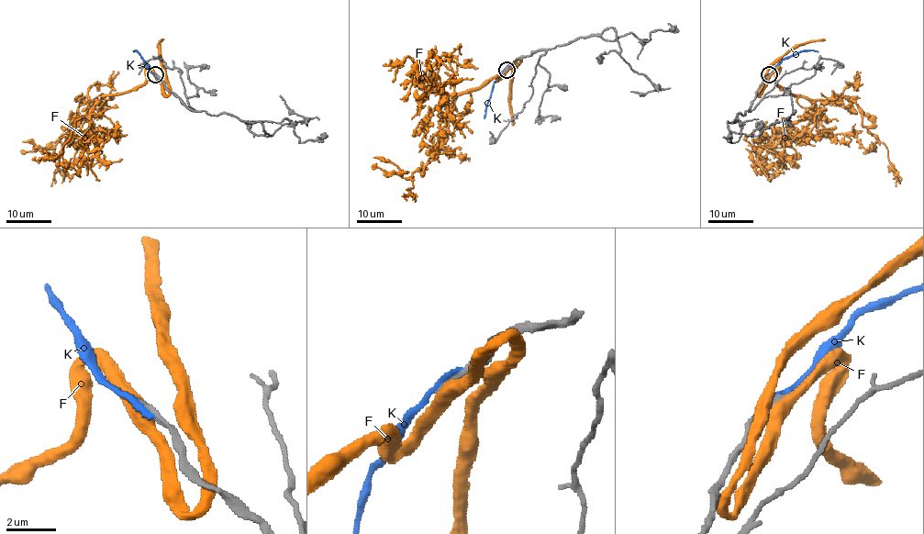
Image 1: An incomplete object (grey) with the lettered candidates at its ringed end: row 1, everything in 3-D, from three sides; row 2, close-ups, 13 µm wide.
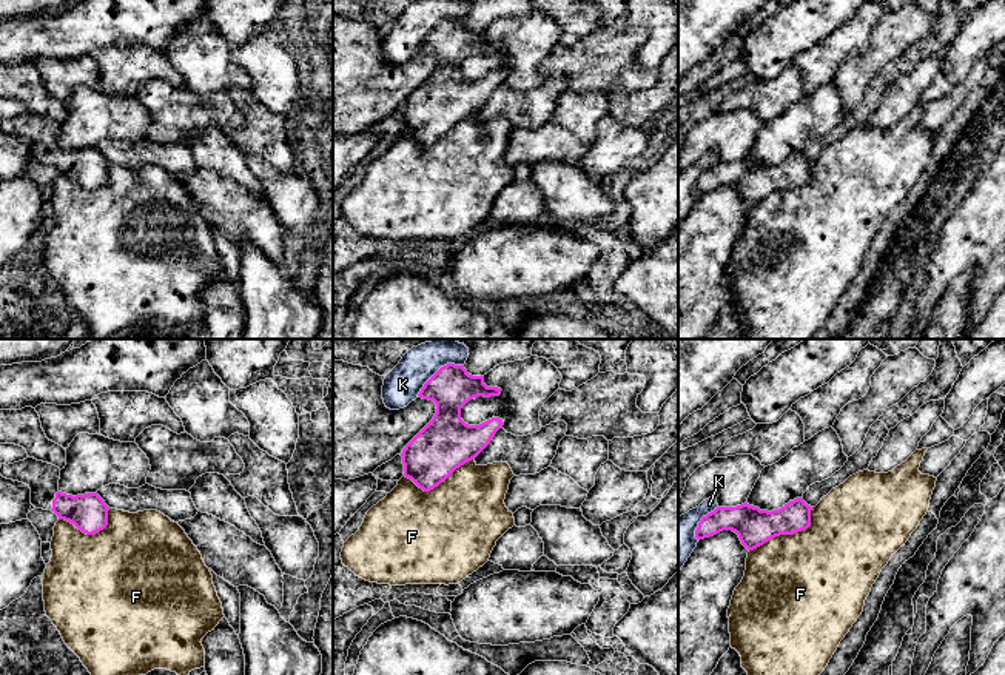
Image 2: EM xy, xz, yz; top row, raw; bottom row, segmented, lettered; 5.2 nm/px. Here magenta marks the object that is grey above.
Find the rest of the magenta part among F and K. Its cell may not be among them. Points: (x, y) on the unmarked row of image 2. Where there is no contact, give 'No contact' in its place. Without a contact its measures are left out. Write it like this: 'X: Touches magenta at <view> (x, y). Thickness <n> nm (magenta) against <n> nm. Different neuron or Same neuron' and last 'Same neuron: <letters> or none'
F: Touches magenta at yz (788, 188). Thickness 190 nm (magenta) against 500 nm. Different neuron
K: Touches magenta at xz (438, 25). Thickness 220 nm (magenta) against 190 nm. Different neuron
Same neuron: none

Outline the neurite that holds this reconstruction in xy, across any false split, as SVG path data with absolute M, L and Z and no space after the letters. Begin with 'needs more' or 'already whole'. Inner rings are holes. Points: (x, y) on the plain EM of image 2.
needs more | M26 112L14 119L2 119L0 129L31 143L31 159L35 163L52 165L59 174L74 179L86 190L94 190L108 180L109 162L97 148L66 149L59 145L60 123Z

